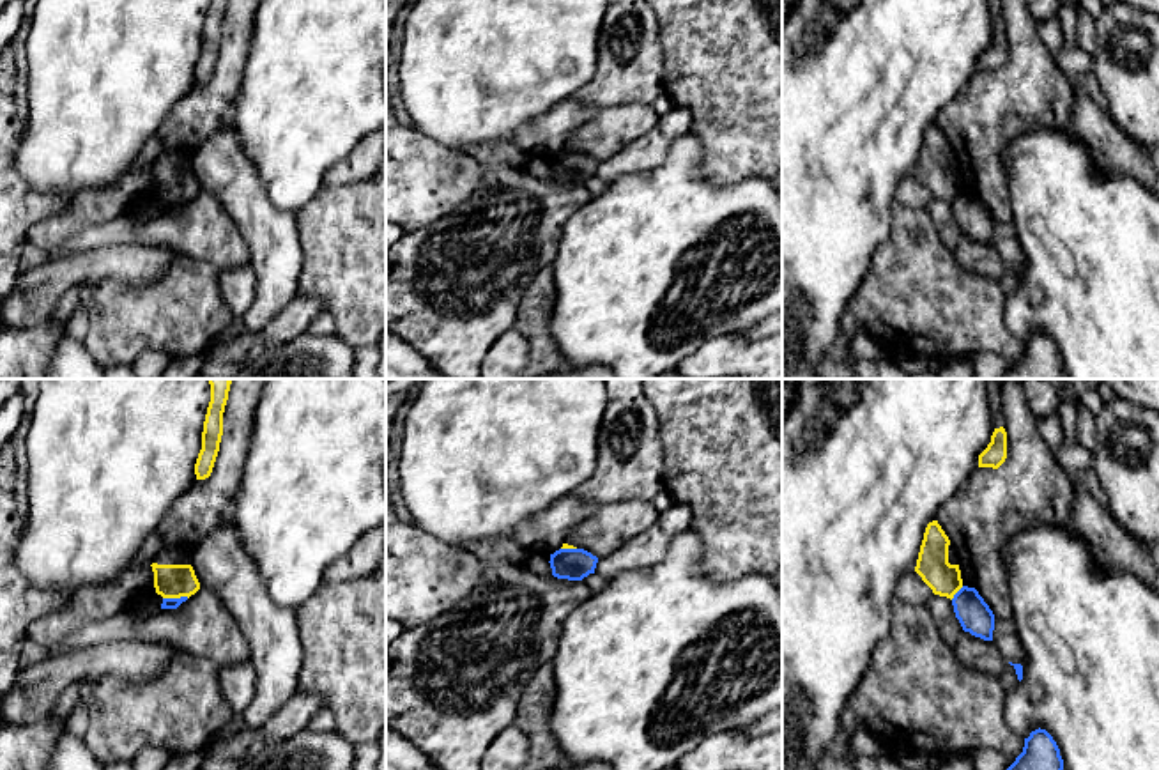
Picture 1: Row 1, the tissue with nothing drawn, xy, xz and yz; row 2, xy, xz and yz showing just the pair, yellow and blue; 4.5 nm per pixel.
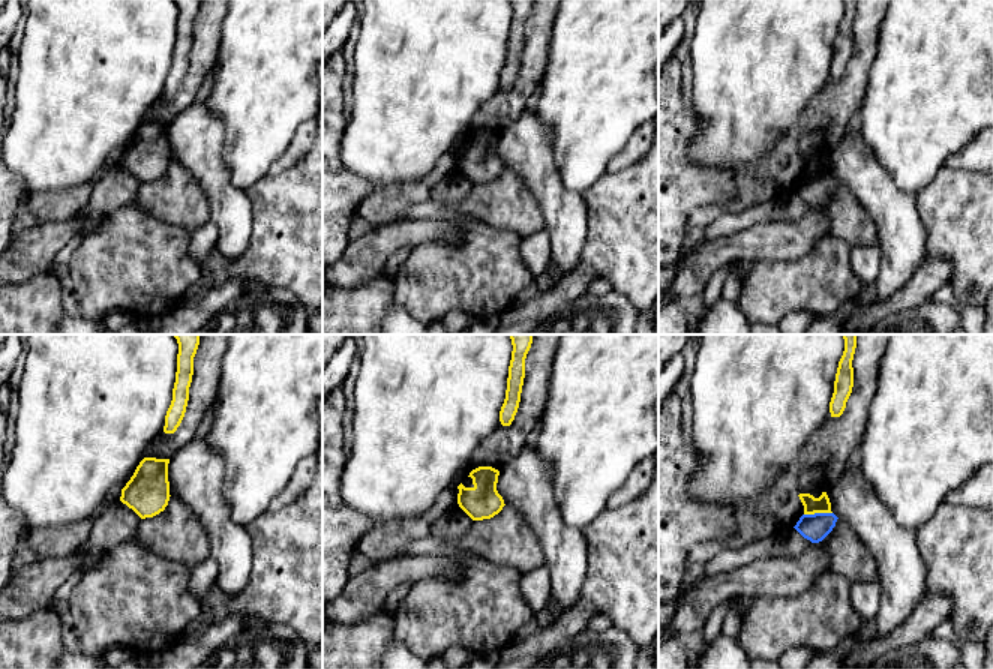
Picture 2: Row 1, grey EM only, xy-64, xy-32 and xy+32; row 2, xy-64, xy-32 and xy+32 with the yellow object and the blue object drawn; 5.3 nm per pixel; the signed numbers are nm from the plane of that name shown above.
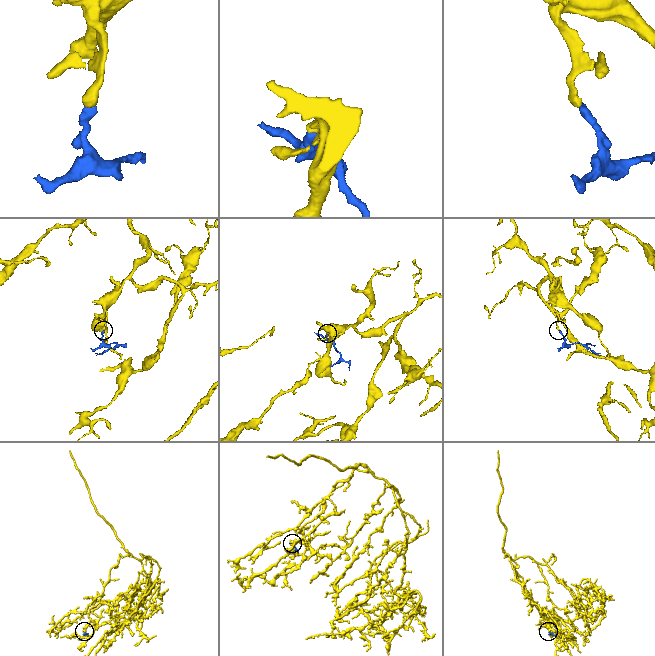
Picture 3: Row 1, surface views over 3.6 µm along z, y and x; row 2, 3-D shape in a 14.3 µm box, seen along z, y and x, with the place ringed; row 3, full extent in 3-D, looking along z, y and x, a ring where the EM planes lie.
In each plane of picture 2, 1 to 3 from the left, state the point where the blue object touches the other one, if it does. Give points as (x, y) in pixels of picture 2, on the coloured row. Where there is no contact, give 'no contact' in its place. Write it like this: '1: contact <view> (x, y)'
1: no contact
2: no contact
3: contact xy+32 (818, 512)

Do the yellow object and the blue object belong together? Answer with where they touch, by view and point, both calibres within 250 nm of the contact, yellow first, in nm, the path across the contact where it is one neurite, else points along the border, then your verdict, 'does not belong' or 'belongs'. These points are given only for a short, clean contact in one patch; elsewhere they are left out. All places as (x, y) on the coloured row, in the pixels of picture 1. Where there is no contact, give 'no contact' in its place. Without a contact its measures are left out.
xy (176, 597) | 160/50 nm | along xy (188, 597), (163, 599) | does not belong

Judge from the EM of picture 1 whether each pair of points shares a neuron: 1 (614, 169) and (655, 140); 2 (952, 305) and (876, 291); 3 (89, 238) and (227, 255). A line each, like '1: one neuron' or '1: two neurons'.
1: one neuron
2: one neuron
3: one neuron

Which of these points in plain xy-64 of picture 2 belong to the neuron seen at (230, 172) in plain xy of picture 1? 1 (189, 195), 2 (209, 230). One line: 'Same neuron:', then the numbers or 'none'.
Same neuron: none

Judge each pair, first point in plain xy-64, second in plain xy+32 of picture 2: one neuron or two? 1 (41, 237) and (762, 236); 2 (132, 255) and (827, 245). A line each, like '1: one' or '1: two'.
1: one
2: one

